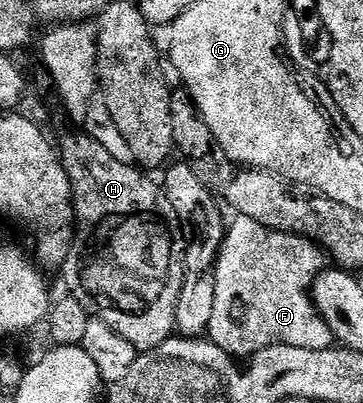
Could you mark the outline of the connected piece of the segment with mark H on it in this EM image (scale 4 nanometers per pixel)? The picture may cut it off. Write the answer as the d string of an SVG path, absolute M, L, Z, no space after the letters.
M69 132L62 138L59 143L59 155L61 157L61 165L69 179L69 189L73 192L73 210L75 220L87 220L83 226L93 226L101 214L105 214L105 210L109 212L135 212L135 210L163 210L170 212L173 208L171 202L167 202L167 194L164 187L160 183L157 184L152 180L152 175L146 174L140 167L133 164L124 164L115 158L111 158L111 154L107 154L107 150L103 150L103 146L99 146L99 142L95 142L95 138Z

